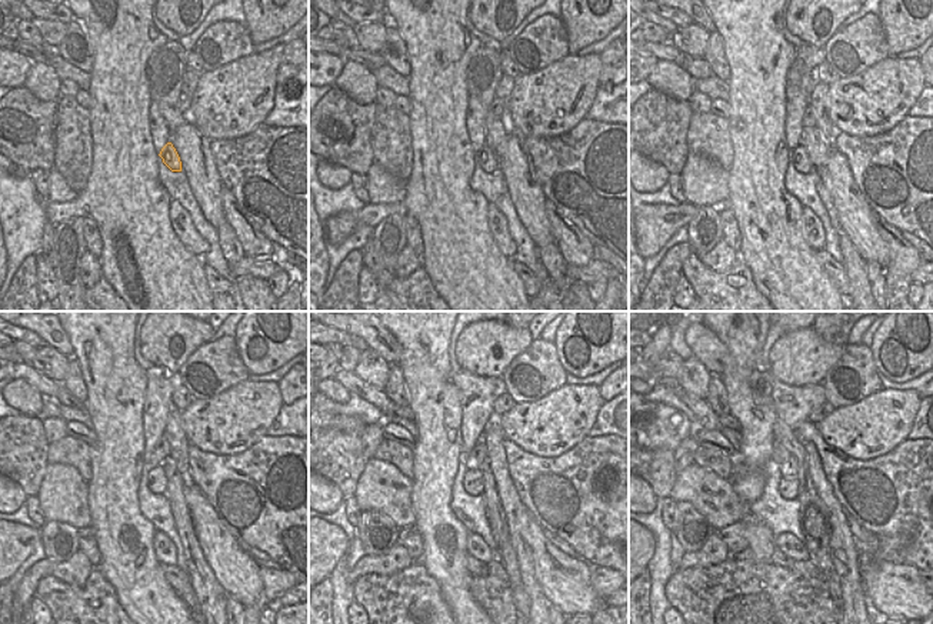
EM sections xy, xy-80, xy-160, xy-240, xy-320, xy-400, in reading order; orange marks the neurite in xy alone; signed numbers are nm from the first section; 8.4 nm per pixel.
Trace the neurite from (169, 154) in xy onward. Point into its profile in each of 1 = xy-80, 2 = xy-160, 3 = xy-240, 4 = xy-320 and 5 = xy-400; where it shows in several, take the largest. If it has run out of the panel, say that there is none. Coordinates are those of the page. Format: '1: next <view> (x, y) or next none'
1: next xy-80 (486, 159)
2: next xy-160 (800, 159)
3: next xy-240 (156, 480)
4: next xy-320 (473, 480)
5: next xy-400 (787, 489)

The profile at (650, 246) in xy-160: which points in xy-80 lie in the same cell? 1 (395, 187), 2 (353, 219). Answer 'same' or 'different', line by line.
1: different
2: same

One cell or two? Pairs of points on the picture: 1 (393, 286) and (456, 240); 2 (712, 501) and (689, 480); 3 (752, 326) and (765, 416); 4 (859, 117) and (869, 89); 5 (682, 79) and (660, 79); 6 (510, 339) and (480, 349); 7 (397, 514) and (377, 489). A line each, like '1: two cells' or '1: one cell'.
1: two cells
2: one cell
3: one cell
4: one cell
5: one cell
6: one cell
7: one cell

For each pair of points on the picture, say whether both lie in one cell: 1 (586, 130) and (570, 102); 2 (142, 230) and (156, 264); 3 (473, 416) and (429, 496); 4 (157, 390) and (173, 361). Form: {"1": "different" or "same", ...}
{"1": "different", "2": "same", "3": "different", "4": "different"}

